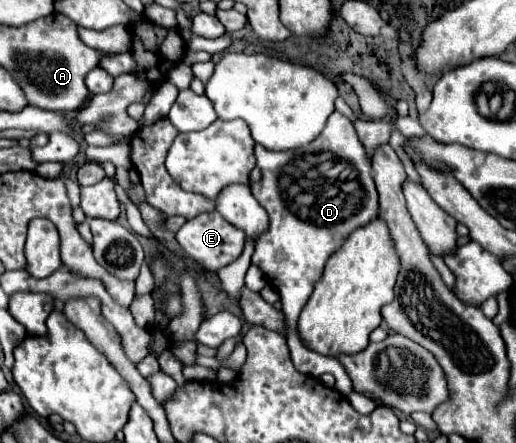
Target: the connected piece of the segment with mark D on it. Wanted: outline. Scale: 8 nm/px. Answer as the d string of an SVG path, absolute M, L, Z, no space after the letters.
M337 110L329 116L325 130L307 146L273 152L255 144L255 160L261 170L261 182L251 184L251 192L267 210L269 228L259 236L253 264L261 268L269 286L279 292L287 328L297 328L301 308L321 280L327 258L351 230L377 216L371 160L351 120Z

